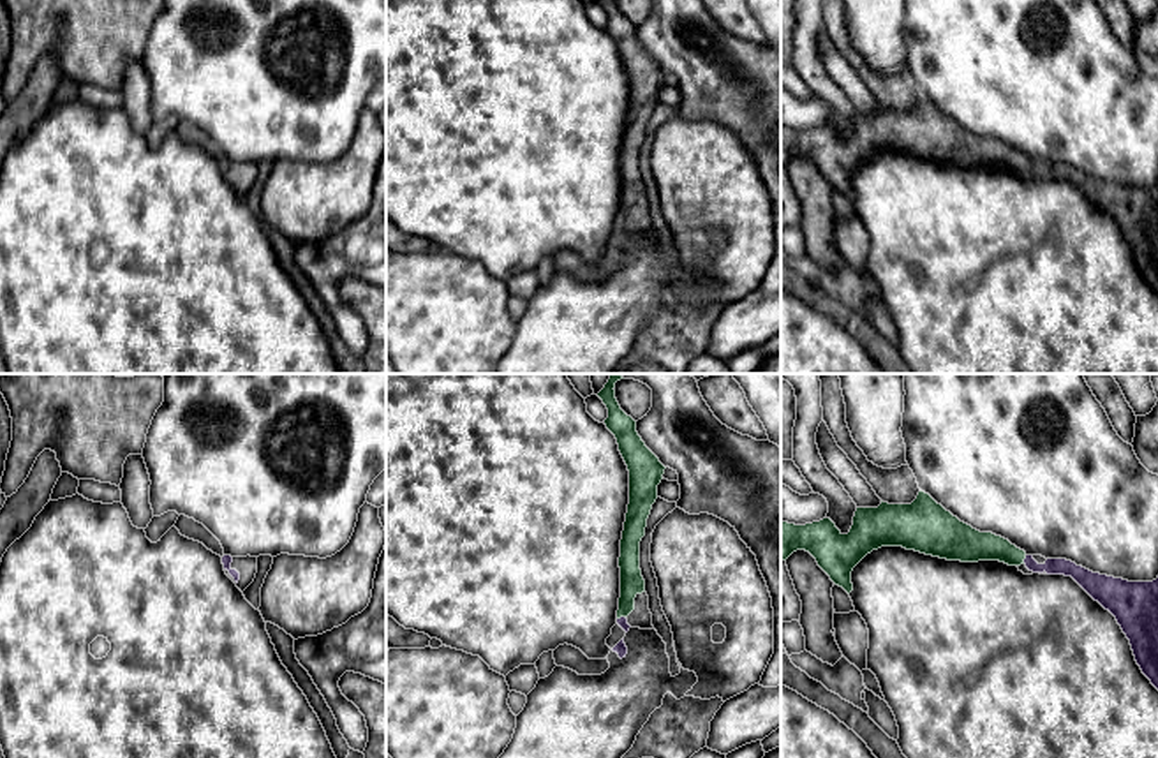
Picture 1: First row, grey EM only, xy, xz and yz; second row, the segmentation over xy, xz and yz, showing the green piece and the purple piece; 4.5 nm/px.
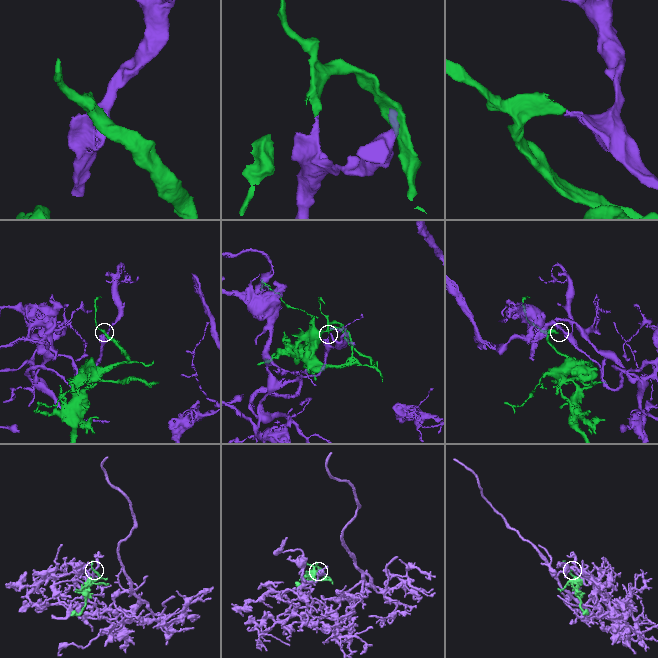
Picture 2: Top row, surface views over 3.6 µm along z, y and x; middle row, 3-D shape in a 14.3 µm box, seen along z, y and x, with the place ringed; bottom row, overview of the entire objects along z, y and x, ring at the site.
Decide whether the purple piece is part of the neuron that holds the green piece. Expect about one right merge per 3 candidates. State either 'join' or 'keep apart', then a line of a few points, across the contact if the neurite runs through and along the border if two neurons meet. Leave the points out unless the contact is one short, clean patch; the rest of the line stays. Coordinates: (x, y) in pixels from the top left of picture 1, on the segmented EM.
join; line yz (972, 545), (1024, 557), (1033, 566), (1053, 566)

